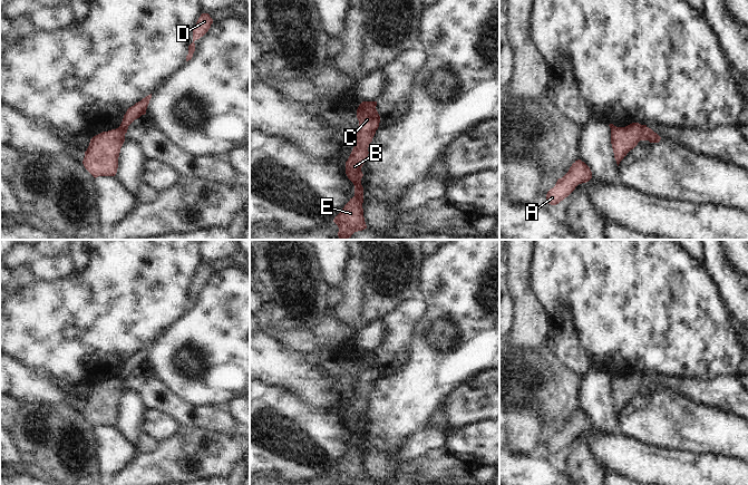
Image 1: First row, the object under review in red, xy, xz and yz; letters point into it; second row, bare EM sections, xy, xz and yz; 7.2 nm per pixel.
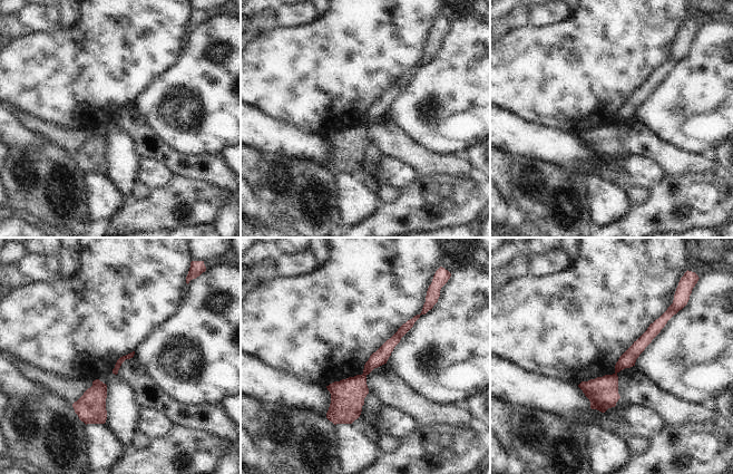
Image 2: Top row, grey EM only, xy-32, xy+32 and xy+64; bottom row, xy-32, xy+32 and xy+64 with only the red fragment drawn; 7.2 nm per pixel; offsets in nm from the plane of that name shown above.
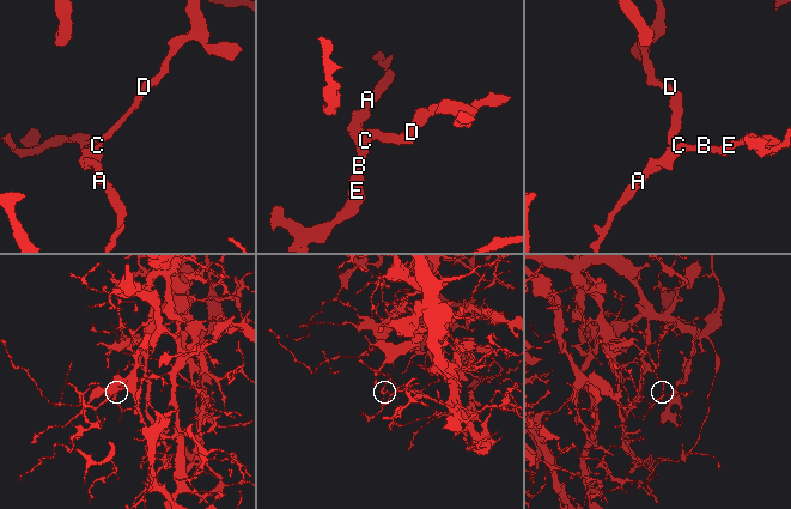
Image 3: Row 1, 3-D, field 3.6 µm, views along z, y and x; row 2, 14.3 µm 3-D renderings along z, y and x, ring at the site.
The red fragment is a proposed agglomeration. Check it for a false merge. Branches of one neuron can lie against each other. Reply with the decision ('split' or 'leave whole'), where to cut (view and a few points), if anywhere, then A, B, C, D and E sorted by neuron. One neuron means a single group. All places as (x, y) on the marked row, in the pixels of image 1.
split; cut in xy along (119, 126), (126, 131); A B C E / D

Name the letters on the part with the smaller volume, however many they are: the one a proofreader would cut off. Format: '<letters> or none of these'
A, B, C, E

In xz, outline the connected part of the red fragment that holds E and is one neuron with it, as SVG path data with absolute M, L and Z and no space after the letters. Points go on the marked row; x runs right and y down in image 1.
M362 101L357 109L359 120L354 147L346 162L346 174L354 185L354 196L344 205L333 222L338 225L340 240L348 240L354 232L367 229L363 217L362 165L368 157L368 147L379 127L380 116L375 101Z

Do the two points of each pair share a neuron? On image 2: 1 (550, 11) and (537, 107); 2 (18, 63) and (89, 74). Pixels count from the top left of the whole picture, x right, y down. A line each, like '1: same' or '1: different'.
1: different
2: same

